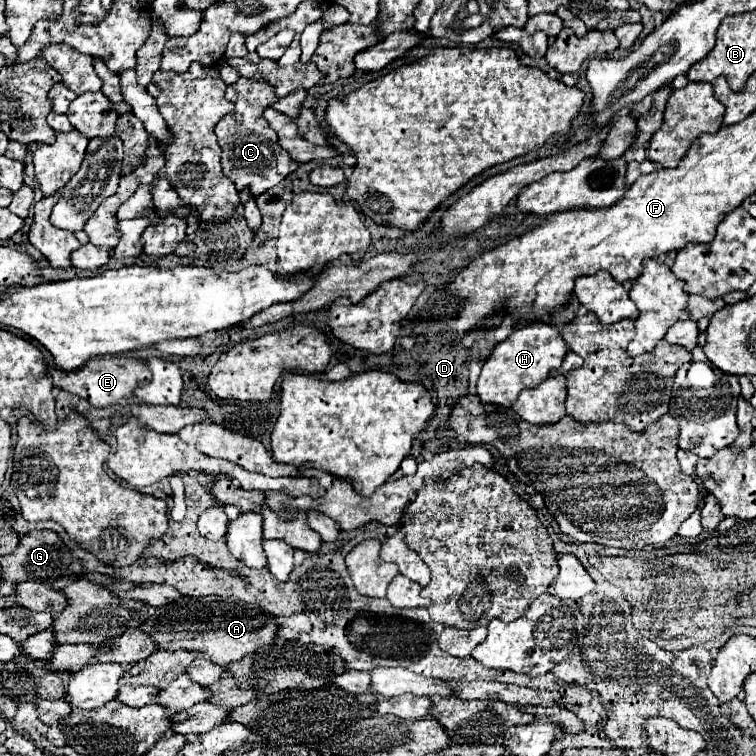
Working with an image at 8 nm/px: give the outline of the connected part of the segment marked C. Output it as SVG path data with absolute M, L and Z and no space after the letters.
M241 77L235 85L227 87L227 97L235 105L235 109L215 125L215 135L223 149L221 155L223 173L227 179L235 183L239 191L249 189L253 197L259 197L265 193L263 189L265 171L275 171L275 167L279 167L279 175L281 175L283 163L293 163L293 159L287 155L285 149L279 151L277 135L263 135L263 123L265 123L263 111L277 101L275 89L265 81L253 81Z

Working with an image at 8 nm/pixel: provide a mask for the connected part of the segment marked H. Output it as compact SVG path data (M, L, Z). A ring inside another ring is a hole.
M543 321L529 323L525 327L513 329L507 341L499 343L491 357L485 361L479 381L477 381L477 395L481 403L499 405L499 407L511 407L521 389L537 387L541 381L549 377L551 369L561 367L567 353L567 345L563 337L559 335L559 327L547 325Z

